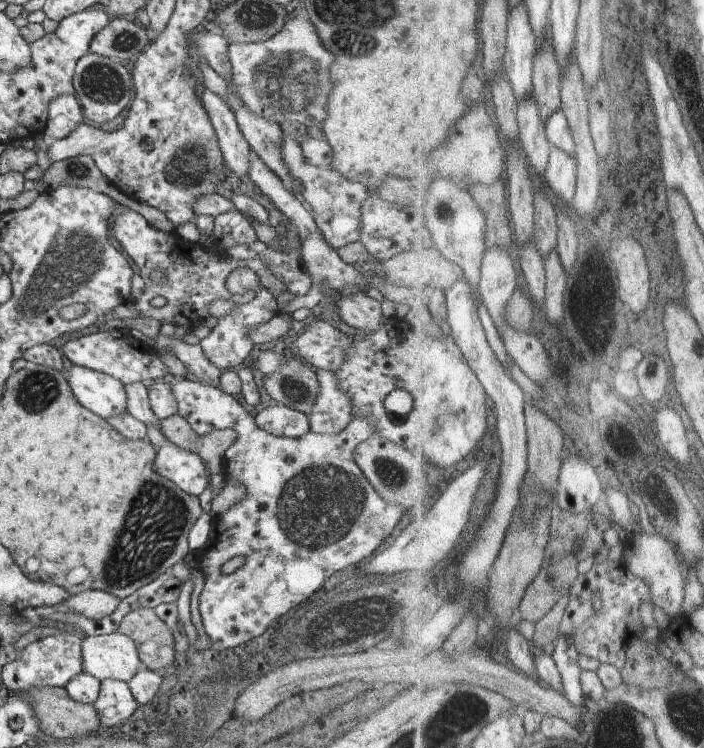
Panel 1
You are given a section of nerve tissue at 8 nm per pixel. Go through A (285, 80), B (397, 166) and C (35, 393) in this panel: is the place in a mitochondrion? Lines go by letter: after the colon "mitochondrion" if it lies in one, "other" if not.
A: mitochondrion
B: other
C: mitochondrion

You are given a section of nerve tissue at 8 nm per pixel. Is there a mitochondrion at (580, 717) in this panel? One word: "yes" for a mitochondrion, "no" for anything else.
no

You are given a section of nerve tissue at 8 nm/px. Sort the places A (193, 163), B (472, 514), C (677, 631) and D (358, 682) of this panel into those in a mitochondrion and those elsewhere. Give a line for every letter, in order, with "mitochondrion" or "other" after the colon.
A: mitochondrion
B: other
C: other
D: other

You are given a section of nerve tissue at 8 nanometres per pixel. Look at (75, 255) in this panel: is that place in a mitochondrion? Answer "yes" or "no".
yes

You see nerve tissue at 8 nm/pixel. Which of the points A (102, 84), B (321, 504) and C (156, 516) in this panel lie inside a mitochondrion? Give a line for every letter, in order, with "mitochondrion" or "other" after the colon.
A: mitochondrion
B: mitochondrion
C: mitochondrion

